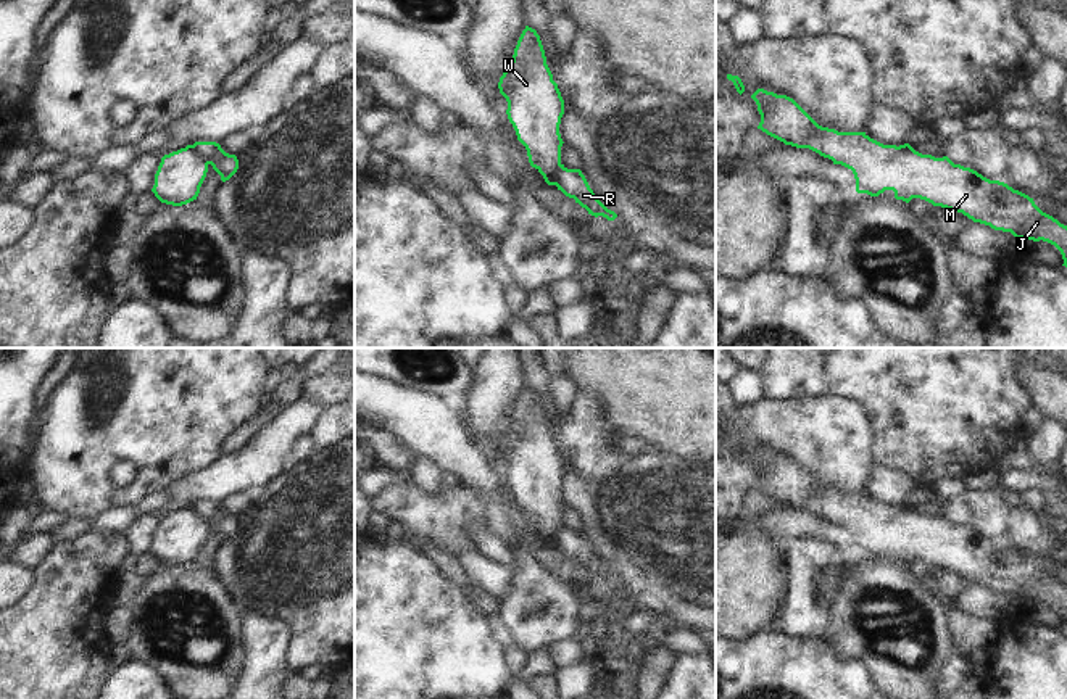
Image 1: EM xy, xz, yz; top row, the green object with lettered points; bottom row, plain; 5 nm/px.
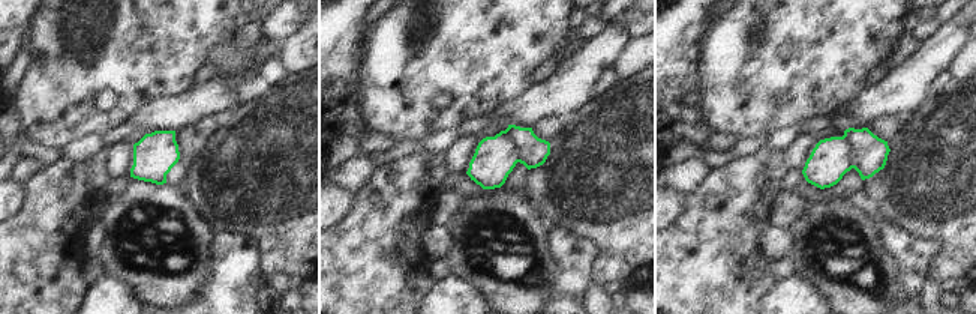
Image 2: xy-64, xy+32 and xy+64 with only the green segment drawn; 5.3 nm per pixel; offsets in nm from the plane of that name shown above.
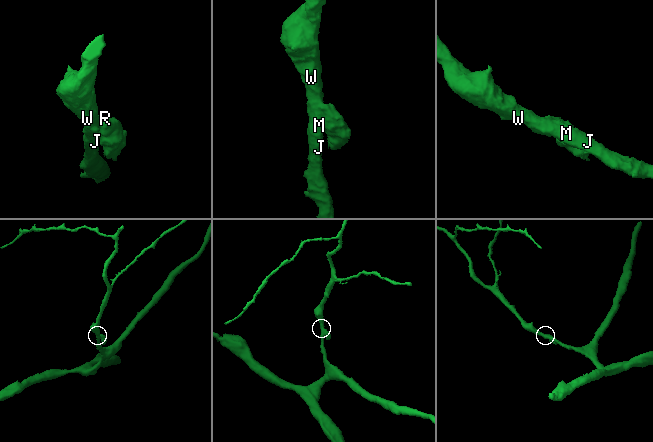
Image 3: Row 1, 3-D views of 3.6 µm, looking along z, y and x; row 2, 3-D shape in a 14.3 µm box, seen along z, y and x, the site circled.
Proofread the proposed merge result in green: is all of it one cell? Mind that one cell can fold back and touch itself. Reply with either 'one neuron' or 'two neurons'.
two neurons

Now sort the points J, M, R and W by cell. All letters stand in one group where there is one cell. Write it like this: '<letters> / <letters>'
J M W / R

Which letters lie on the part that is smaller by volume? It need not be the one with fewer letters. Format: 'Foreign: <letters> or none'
Foreign: R

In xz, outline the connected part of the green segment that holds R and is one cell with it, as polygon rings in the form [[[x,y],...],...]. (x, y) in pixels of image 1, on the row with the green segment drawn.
[[[564,164],[556,171],[556,184],[566,196],[574,198],[588,214],[598,217],[603,216],[608,221],[614,221],[617,214],[608,209],[590,188],[585,176],[580,169],[567,169]]]

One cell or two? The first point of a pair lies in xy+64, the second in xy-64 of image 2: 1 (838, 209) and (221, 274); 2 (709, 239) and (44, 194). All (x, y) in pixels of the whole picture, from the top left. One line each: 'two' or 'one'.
1: two
2: one

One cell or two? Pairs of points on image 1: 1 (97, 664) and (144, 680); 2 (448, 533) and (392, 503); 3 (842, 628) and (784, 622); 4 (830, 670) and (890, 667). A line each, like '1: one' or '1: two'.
1: two
2: one
3: two
4: two

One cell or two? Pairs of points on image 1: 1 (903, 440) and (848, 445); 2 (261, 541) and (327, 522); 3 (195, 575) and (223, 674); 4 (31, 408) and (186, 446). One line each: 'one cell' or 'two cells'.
1: two cells
2: one cell
3: one cell
4: two cells

